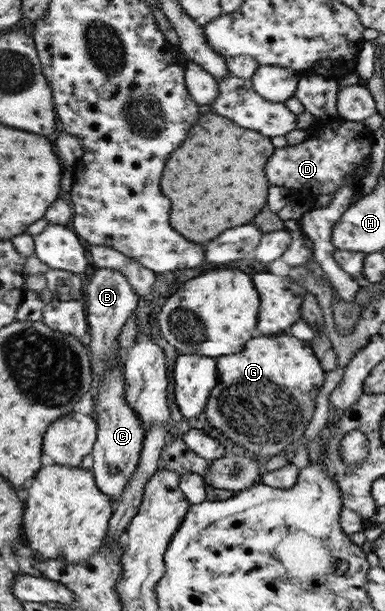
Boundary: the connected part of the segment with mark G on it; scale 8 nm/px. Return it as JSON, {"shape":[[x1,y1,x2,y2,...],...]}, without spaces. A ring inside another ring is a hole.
{"shape":[[290,332,274,334,275,337,255,337,249,341,249,347,237,355,217,358,217,367,221,367,217,391,213,391,213,399,209,399,209,409,205,410,208,425,219,429,231,441,243,446,250,453,273,456,281,453,287,445,295,443,307,431,315,411,315,399,325,381,323,364,313,353,313,348,304,340,297,339]]}

